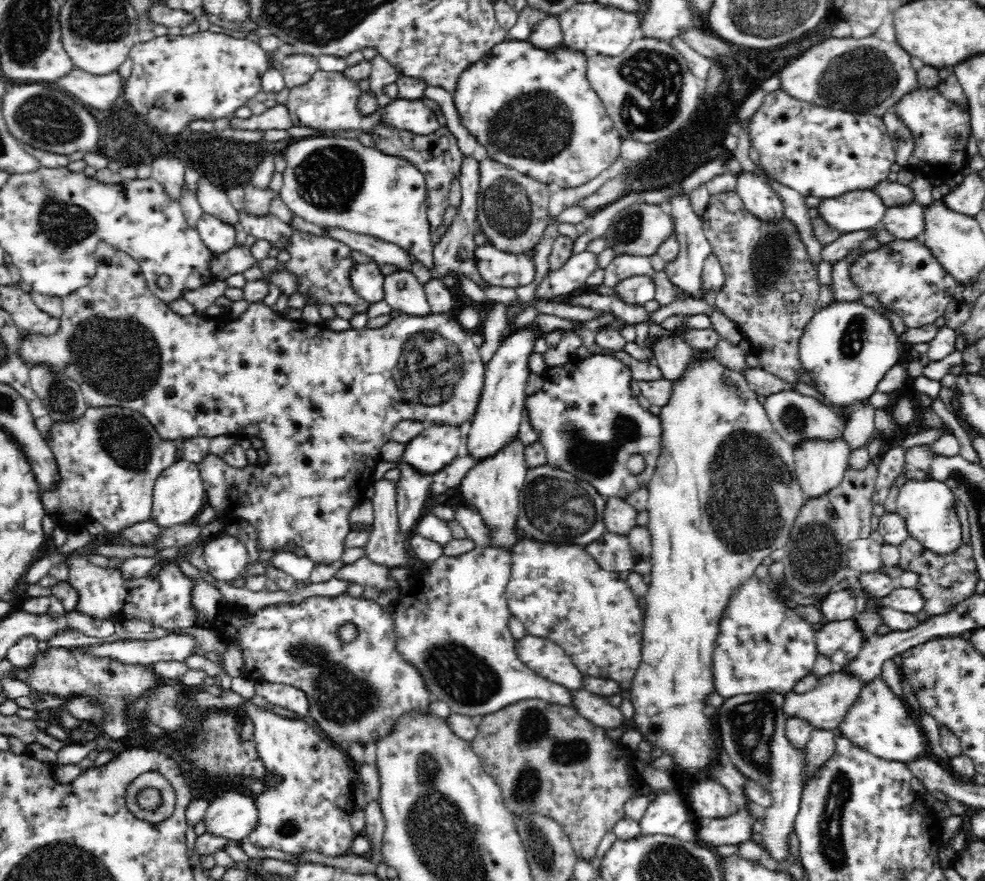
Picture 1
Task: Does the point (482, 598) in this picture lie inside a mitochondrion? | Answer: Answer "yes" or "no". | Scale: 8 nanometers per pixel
no

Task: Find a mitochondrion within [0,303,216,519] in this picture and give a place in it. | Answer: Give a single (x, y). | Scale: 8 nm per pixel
(120, 358)

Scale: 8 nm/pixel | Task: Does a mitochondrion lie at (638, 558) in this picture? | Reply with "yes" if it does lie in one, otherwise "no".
no

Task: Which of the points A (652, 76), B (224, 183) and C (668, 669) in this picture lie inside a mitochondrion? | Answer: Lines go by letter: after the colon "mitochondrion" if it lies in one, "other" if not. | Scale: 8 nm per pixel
A: mitochondrion
B: other
C: other

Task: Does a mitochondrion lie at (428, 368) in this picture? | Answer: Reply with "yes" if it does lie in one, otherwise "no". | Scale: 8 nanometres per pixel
yes

